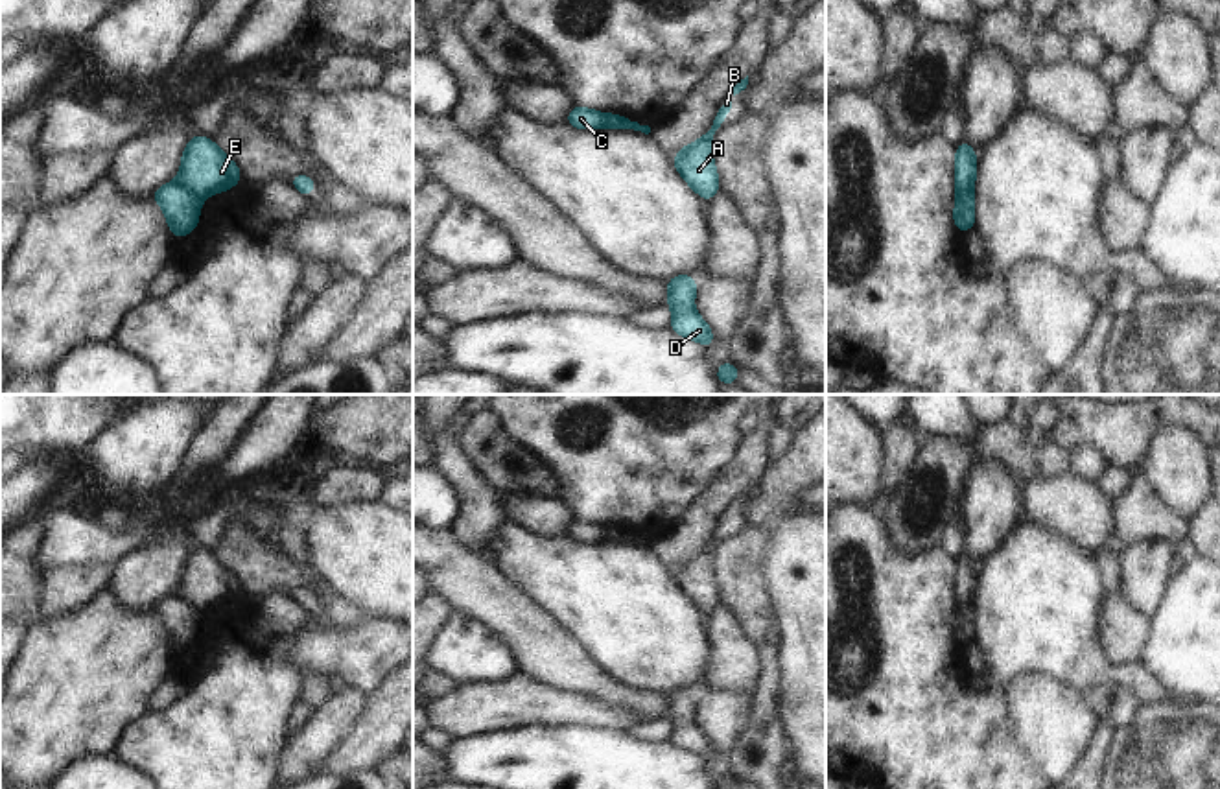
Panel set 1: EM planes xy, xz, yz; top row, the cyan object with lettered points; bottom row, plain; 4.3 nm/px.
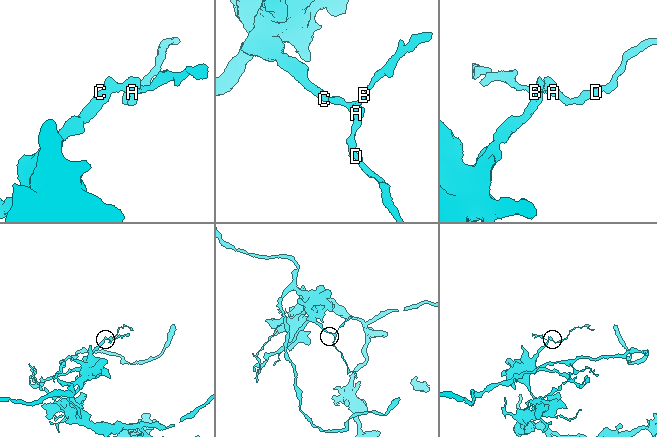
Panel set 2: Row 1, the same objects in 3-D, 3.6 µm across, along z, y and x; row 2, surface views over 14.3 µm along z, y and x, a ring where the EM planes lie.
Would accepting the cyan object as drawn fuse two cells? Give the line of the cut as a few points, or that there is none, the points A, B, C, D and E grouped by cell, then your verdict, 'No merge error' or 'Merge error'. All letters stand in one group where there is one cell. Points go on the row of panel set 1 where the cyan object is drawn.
Split along xy (175, 181), (201, 200). Groups: A B D E / C. Merge error

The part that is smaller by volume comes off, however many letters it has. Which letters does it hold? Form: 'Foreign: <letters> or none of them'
Foreign: A, B, D, E

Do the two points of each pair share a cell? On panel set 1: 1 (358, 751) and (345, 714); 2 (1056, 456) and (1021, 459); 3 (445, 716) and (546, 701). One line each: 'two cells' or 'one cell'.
1: two cells
2: two cells
3: one cell

